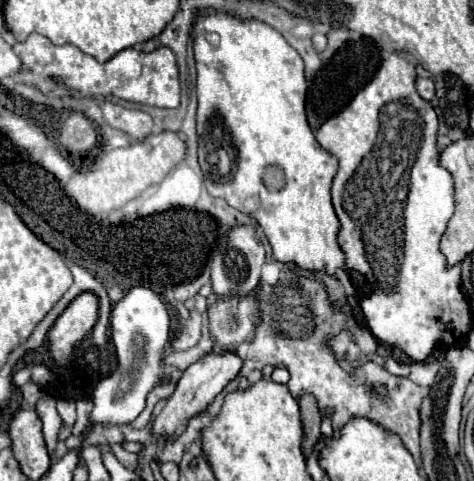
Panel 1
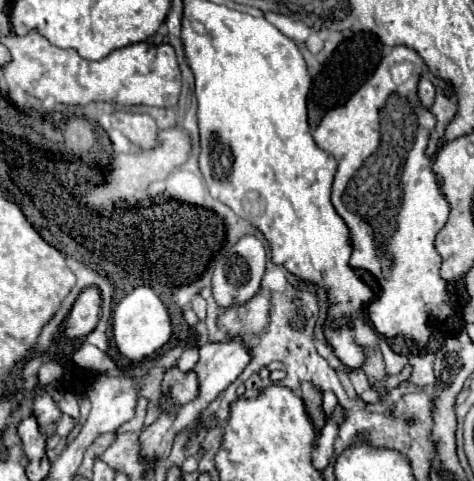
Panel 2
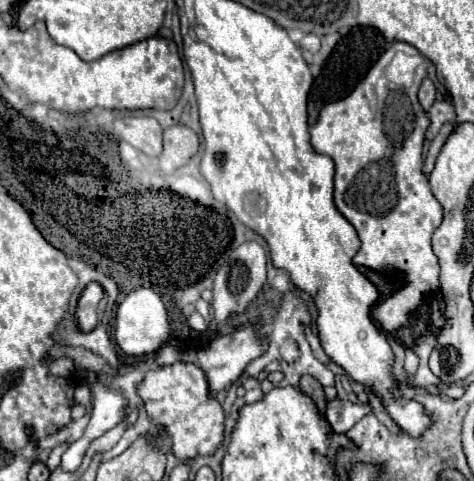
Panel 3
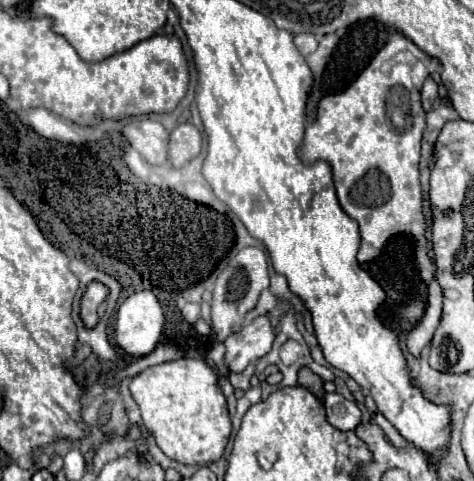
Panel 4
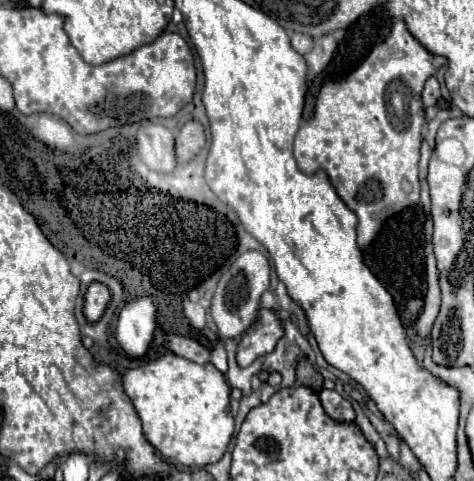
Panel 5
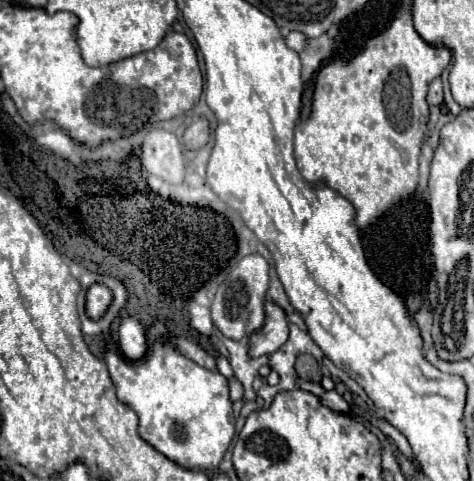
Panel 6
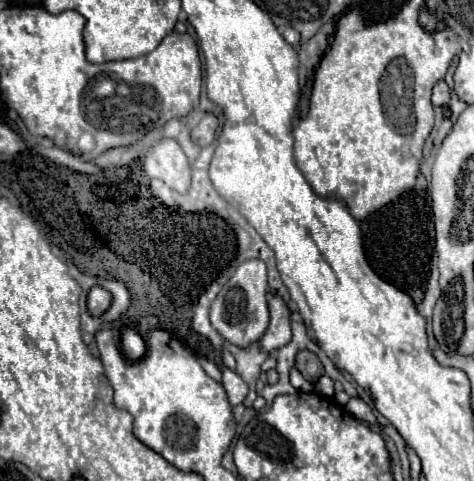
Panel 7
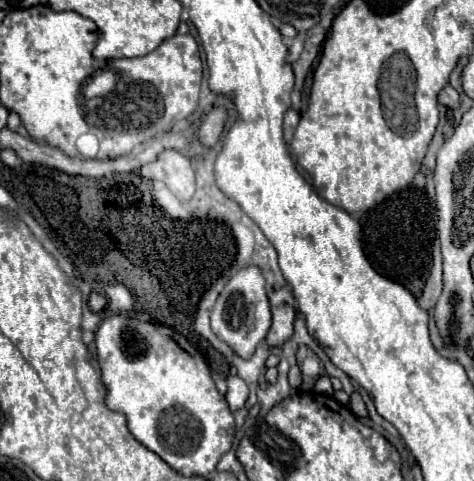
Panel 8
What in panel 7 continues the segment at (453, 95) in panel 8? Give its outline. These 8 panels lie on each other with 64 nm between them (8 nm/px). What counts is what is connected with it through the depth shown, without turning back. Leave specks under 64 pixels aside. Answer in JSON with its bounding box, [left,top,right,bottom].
[432,80,450,106]

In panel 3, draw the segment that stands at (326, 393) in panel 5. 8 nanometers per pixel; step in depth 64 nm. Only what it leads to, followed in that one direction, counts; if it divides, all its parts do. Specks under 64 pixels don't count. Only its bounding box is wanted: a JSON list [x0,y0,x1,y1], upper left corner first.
[326,398,370,432]

